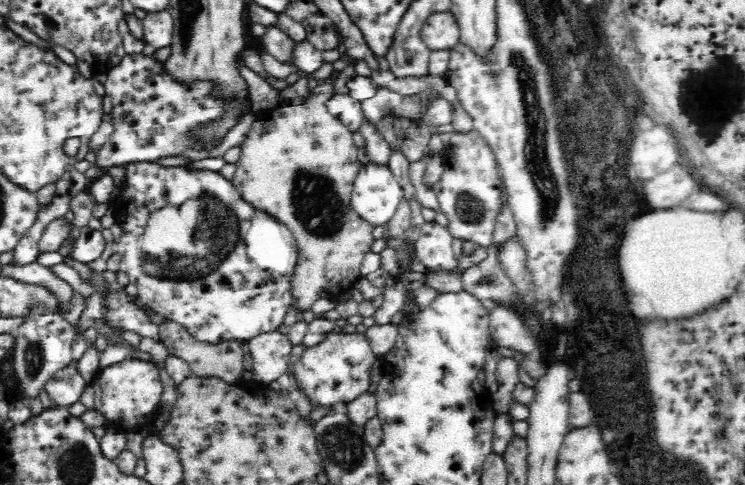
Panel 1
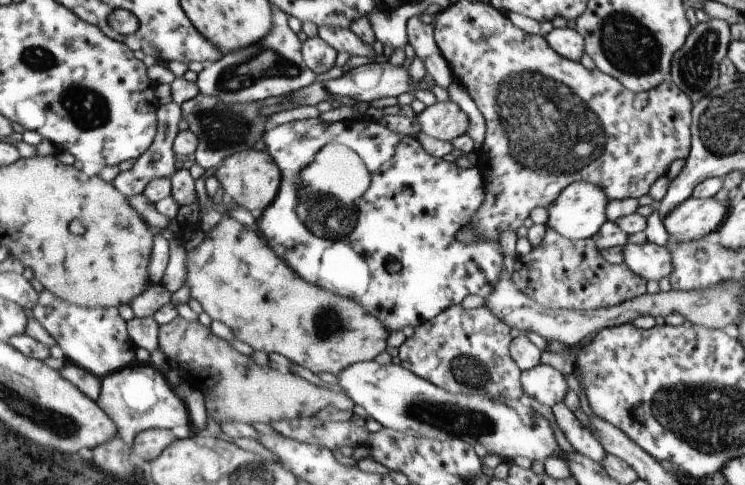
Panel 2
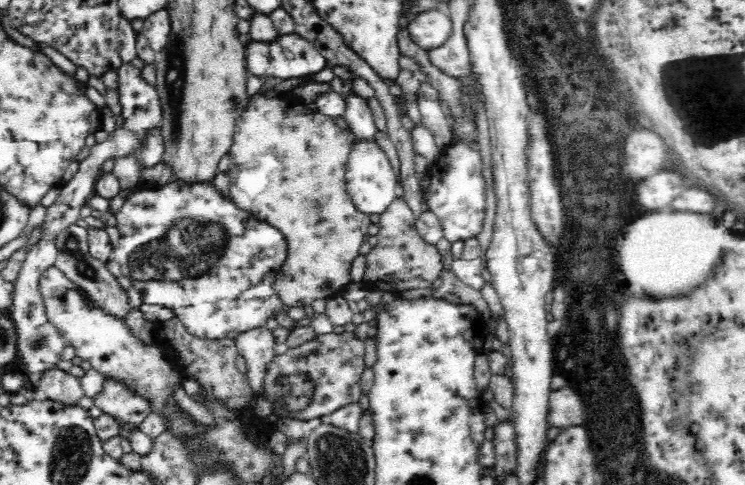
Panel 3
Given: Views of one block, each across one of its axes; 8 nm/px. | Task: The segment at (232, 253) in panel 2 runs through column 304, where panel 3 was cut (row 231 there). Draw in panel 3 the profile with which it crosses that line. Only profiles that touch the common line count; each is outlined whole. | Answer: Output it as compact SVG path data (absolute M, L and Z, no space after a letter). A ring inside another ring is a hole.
M260 92L249 98L246 110L236 119L235 130L236 132L233 134L233 142L228 154L230 156L230 166L227 172L230 191L229 199L236 204L236 208L252 214L259 221L266 222L266 224L276 228L277 231L280 230L284 234L284 238L286 238L286 258L282 260L282 266L279 268L276 276L274 276L273 284L279 299L288 307L304 307L305 305L310 305L310 302L313 302L316 298L326 300L329 297L341 294L350 285L349 270L351 263L359 255L358 250L360 245L365 242L364 236L366 236L368 226L371 223L369 215L360 212L356 208L346 190L344 174L347 154L350 151L350 147L348 147L348 133L336 125L329 116L316 111L310 111L305 106L292 109L282 103L279 98L267 98Z

